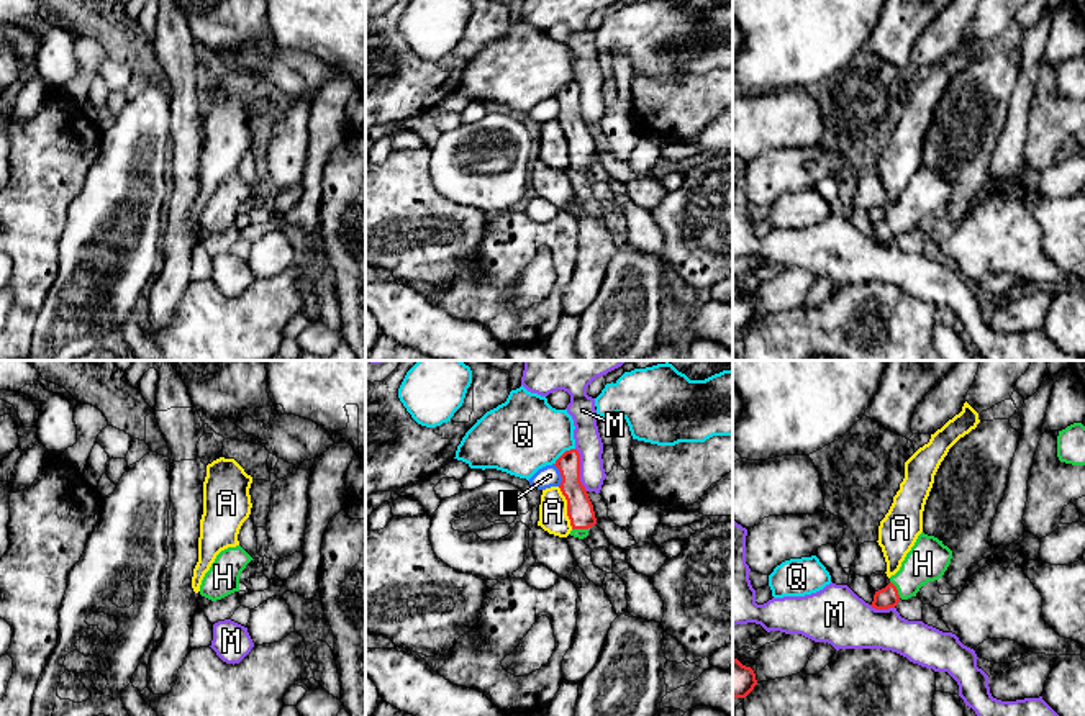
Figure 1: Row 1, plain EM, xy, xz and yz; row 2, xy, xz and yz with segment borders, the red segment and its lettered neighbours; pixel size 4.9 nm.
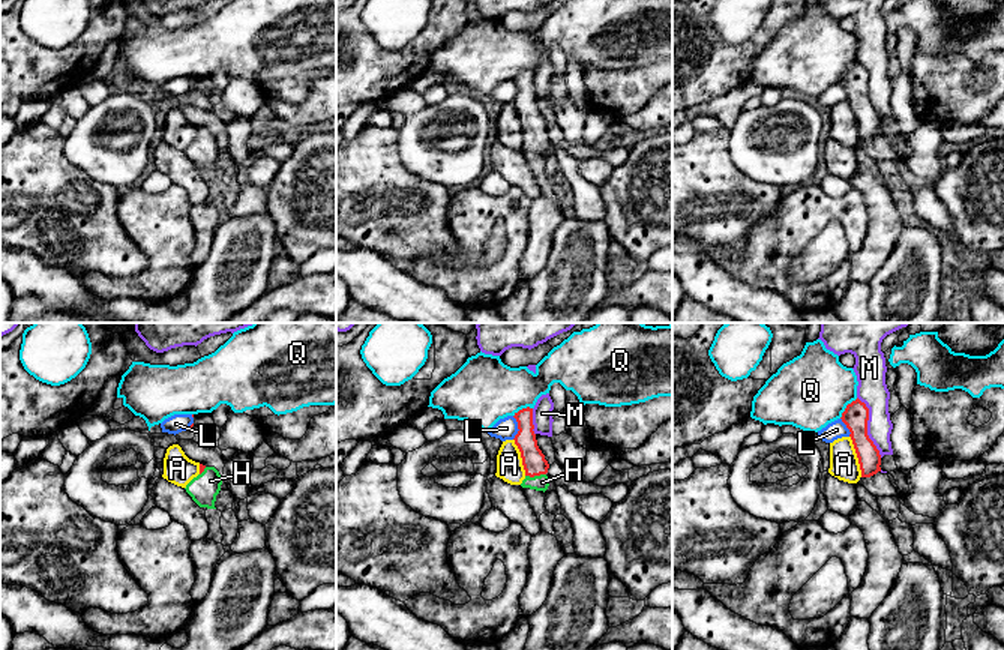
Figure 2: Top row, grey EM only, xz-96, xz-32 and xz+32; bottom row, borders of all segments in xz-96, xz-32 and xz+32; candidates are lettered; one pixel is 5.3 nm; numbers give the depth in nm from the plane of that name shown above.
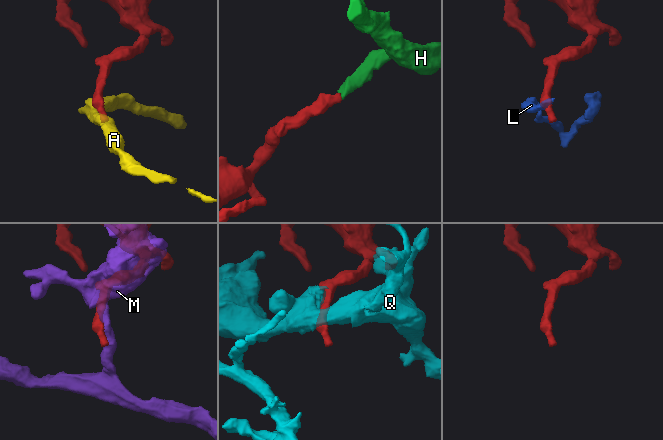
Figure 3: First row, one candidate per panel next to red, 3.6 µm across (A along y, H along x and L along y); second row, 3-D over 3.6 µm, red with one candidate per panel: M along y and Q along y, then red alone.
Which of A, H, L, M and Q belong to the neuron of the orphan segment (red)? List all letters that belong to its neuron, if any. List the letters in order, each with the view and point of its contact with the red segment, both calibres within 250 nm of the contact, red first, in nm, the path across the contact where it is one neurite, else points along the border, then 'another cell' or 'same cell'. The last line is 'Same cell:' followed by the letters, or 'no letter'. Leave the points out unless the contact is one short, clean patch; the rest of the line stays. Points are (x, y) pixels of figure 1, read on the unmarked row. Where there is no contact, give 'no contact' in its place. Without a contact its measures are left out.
A: contact xz (567, 141); calibres 130 and 140 nm; another cell
H: contact yz (895, 222); calibres 100 and 200 nm; way yz (887, 230), (895, 222), (928, 192); same cell
L: contact xz (561, 108); calibres 130 and 110 nm; border xz (553, 97), (561, 110), (559, 118); another cell
M: contact xz (579, 102); calibres 130 and 130 nm; another cell
Q: contact xz (562, 87); calibres 110 and 380 nm; another cell
Same cell: H

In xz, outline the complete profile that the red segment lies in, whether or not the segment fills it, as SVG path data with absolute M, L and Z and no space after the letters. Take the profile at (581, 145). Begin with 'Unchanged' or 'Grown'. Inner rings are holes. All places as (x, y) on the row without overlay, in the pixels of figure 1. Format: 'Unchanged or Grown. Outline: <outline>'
Grown. Outline: M577 82L565 84L554 97L562 110L559 118L567 133L567 149L570 152L570 169L583 172L588 162L597 157L593 138L580 115L580 87Z

